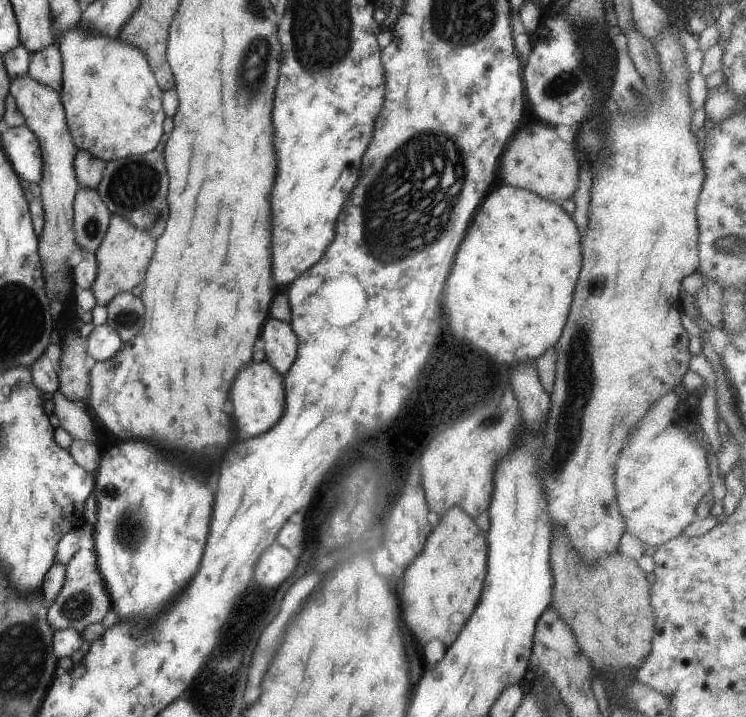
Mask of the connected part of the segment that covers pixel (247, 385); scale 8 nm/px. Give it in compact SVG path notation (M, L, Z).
M264 359L262 362L247 364L237 372L235 386L231 386L231 404L233 404L233 420L235 428L241 436L241 440L246 440L270 430L284 410L285 396L282 384L283 376L279 375Z

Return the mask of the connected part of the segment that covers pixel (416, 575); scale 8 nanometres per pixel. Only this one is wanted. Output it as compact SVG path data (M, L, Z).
M450 507L432 523L423 549L403 570L401 610L413 634L427 642L437 638L447 648L479 601L487 571L488 549L485 532L460 507Z

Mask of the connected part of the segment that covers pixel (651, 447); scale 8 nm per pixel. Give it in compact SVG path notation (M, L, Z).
M670 391L653 402L643 417L629 428L625 445L621 448L621 454L617 454L615 462L613 486L624 532L629 533L645 547L657 548L670 539L679 537L683 529L696 520L695 509L699 506L702 496L712 486L704 444L684 430L675 415L680 400L678 395Z

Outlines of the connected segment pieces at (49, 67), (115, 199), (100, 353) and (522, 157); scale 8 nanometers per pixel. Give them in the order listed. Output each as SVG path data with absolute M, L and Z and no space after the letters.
M49 44L46 48L31 53L26 73L33 81L46 85L60 93L62 80L62 59L58 46Z
M151 150L110 161L102 171L102 180L95 190L110 214L121 216L137 229L149 230L151 236L159 236L163 232L167 220L167 172L161 152Z
M106 323L94 326L89 336L84 340L84 352L91 362L105 361L116 354L122 341L115 330Z
M538 121L533 122L531 132L523 132L521 128L509 142L509 148L503 150L500 160L505 185L527 190L548 202L560 205L562 201L571 198L578 188L579 156L575 146L560 140L554 129L551 125Z

